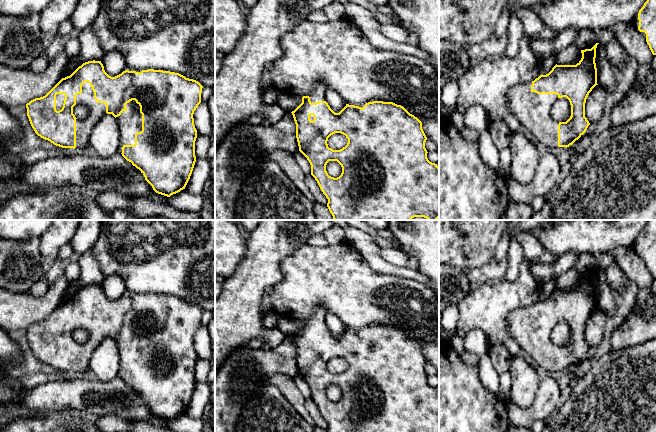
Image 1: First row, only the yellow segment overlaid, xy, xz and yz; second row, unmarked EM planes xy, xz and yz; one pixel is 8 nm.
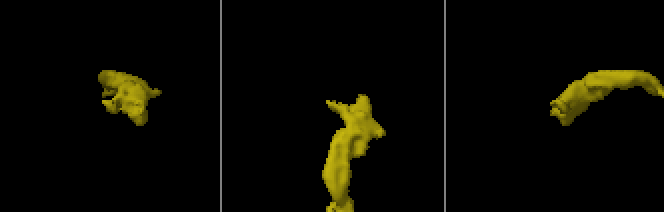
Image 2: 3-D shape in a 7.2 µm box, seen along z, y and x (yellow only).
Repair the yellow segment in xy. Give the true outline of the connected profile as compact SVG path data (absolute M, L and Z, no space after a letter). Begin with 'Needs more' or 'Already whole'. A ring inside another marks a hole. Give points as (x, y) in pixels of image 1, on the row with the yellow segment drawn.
Needs more. M93 60L83 63L70 76L62 78L45 96L27 103L27 116L35 133L41 138L62 148L82 149L89 144L90 135L99 120L106 114L112 114L119 127L118 152L141 171L156 193L170 197L185 189L196 162L197 130L193 114L201 103L202 88L196 80L163 70L148 69L140 73L125 70L111 77L105 72L101 61ZM76 104L87 107L85 119L77 119L73 114Z

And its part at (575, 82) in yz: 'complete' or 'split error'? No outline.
split error

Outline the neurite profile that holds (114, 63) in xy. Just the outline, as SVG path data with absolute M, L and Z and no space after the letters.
M119 51L105 53L101 63L105 72L111 77L115 77L126 70L125 59Z

